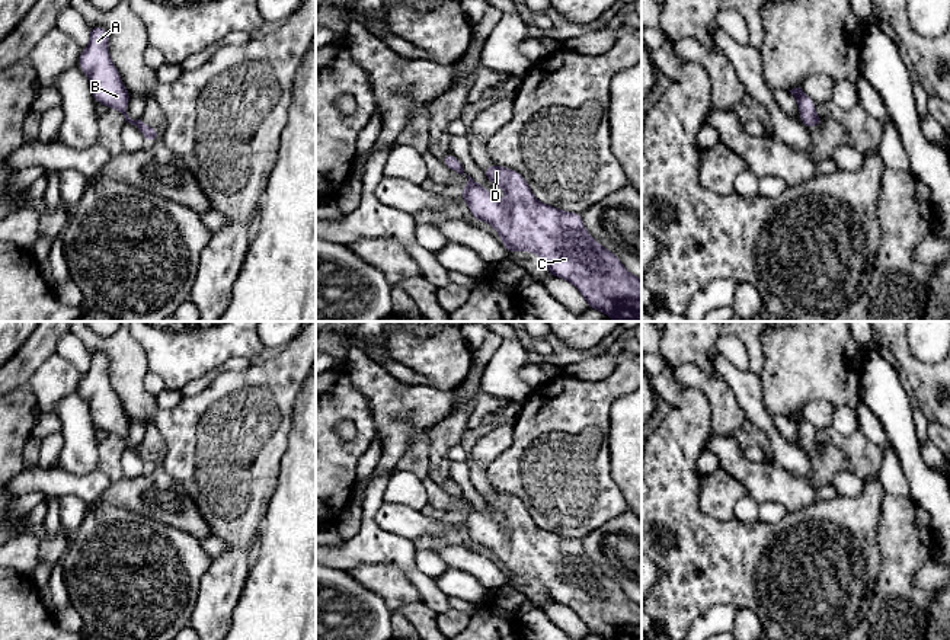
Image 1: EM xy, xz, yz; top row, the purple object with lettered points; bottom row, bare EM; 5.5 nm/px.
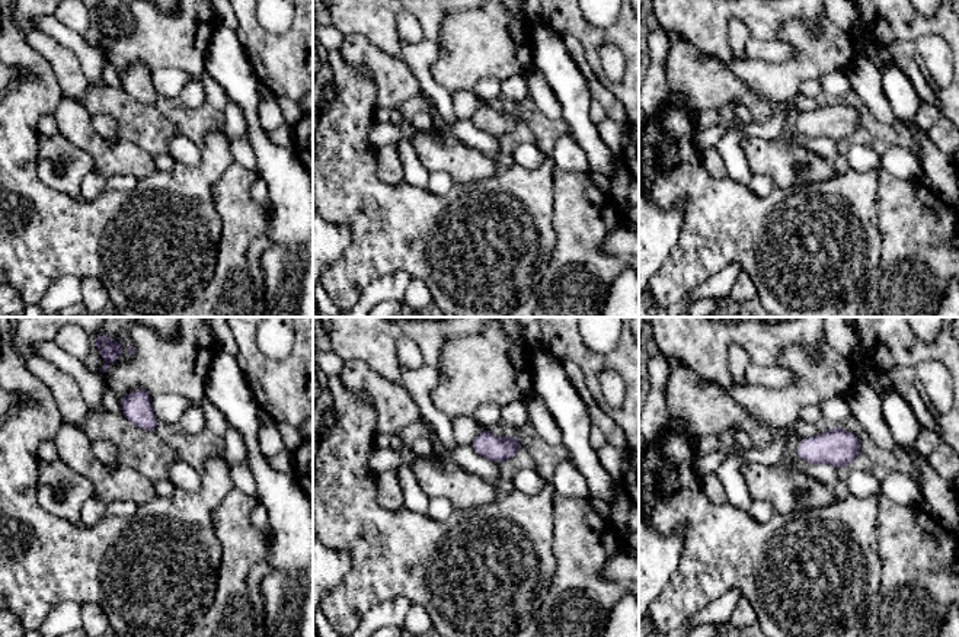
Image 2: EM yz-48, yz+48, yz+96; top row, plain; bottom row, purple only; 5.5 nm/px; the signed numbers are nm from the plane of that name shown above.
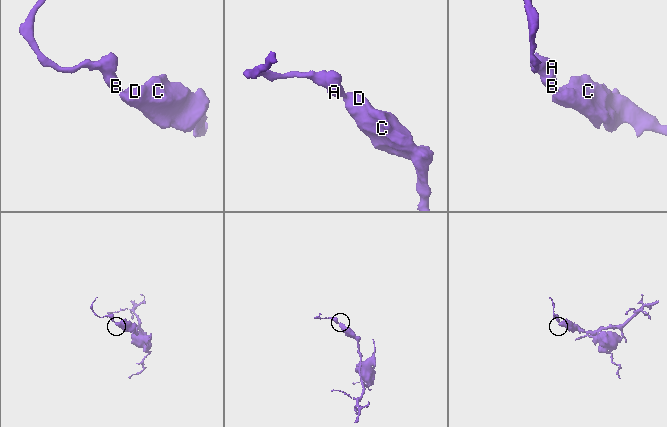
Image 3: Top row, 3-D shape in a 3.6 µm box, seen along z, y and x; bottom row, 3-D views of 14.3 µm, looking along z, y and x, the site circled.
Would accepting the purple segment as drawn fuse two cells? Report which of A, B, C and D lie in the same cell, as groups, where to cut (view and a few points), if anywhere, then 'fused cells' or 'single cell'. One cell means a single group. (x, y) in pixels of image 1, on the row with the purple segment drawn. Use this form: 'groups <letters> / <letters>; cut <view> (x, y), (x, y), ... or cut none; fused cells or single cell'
groups A B C D; cut none; single cell

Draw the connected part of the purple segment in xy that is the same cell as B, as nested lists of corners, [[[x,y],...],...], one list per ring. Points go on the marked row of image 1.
[[[92,26],[90,42],[79,58],[80,68],[89,77],[93,97],[97,103],[122,112],[127,122],[135,125],[144,134],[147,143],[160,140],[161,137],[154,127],[147,127],[141,119],[135,121],[128,116],[131,95],[111,60],[108,42],[109,32],[103,26]]]

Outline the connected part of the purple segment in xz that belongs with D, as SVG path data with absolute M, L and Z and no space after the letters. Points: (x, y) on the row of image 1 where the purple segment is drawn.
M493 163L483 172L487 180L506 192L506 202L503 204L487 192L468 175L466 175L468 182L460 198L468 204L474 218L496 228L509 253L521 250L538 255L551 276L573 284L589 308L602 311L614 321L642 321L642 279L630 273L611 250L607 250L589 234L582 214L566 212L538 201L518 170Z

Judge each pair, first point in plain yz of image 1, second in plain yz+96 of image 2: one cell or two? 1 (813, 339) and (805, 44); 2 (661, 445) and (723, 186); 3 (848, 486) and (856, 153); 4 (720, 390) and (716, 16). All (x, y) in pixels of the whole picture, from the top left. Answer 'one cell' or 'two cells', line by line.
1: one cell
2: one cell
3: one cell
4: two cells

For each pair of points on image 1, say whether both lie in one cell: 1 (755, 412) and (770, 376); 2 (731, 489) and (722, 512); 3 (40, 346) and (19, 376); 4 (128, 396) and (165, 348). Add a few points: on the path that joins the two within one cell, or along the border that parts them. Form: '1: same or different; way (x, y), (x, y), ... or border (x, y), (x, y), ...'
1: different; border (758, 374), (763, 383), (763, 405), (768, 410)
2: same; way (725, 495), (722, 506)
3: same; way (32, 354), (19, 368)
4: different; border (134, 339), (143, 349), (149, 370)

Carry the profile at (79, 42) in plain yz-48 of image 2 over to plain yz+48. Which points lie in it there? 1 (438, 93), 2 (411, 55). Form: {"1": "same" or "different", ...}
{"1": "same", "2": "same"}

